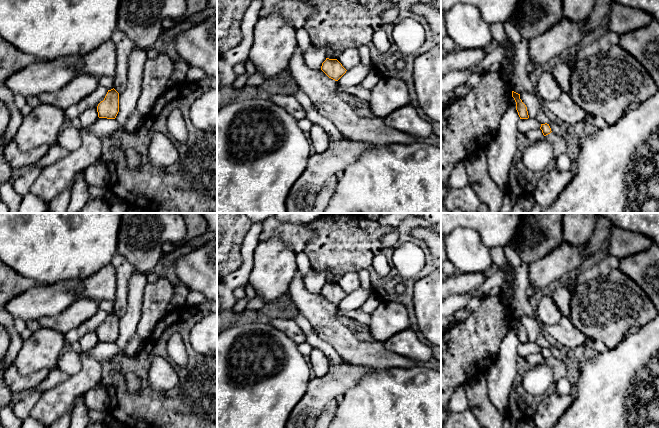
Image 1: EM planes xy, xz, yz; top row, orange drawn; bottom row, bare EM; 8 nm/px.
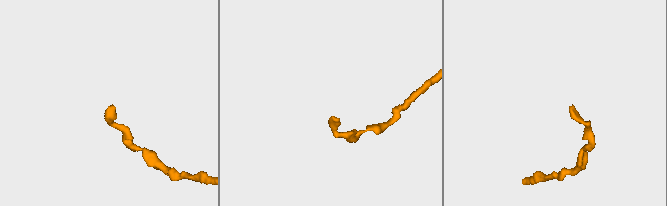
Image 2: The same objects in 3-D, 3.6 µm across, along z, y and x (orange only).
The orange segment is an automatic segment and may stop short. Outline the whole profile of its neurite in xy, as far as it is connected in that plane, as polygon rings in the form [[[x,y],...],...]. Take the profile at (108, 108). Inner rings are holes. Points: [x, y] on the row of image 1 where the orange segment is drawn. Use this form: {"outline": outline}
{"outline": [[[113,88],[97,106],[99,118],[115,119],[119,112],[119,93]]]}

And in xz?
{"outline": [[[329,58],[322,63],[321,70],[335,81],[338,81],[347,71],[337,59]]]}

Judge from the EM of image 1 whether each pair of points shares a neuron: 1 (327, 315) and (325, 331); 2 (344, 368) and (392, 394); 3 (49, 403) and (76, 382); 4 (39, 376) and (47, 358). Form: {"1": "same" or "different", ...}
{"1": "same", "2": "different", "3": "same", "4": "different"}

